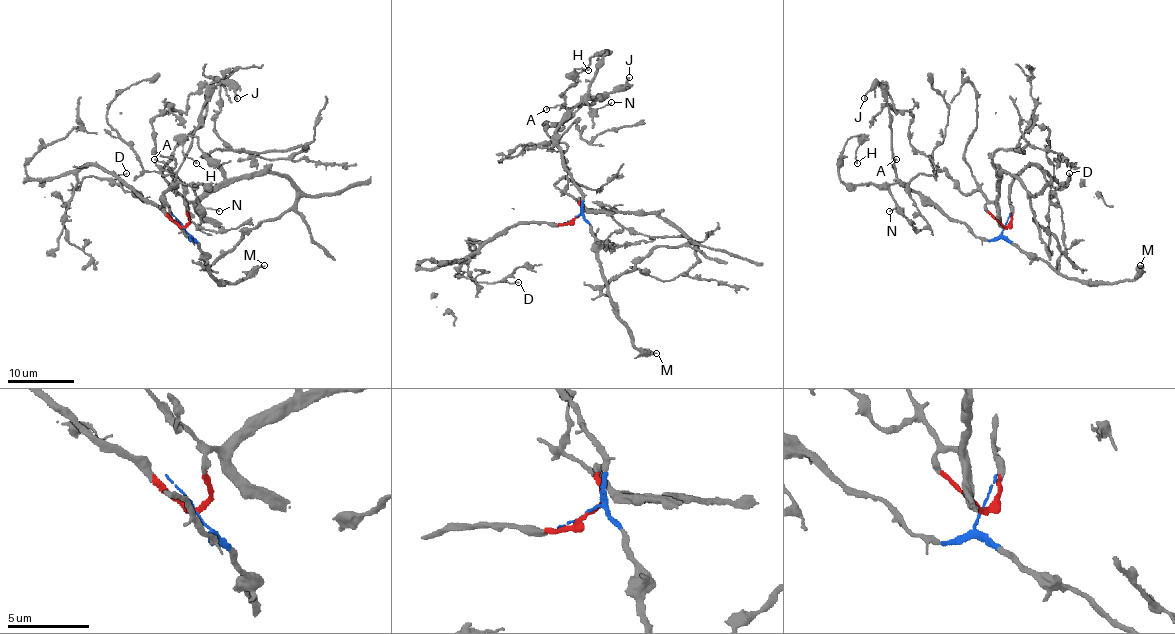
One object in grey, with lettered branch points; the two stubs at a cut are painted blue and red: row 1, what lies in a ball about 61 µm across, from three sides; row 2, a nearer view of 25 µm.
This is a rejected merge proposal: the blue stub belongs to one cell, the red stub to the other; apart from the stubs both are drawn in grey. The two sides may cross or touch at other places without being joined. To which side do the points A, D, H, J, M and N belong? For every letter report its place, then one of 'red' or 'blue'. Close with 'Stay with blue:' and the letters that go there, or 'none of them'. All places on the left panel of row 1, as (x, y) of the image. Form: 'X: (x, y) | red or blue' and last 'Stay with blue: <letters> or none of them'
A: (154, 159) | blue
D: (126, 173) | red
H: (196, 163) | blue
J: (237, 98) | blue
M: (264, 265) | blue
N: (219, 211) | blue
Stay with blue: A, H, J, M, N

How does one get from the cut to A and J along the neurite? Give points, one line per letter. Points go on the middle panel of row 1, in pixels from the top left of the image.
A: (575, 216), (582, 211), (582, 193), (570, 176), (557, 138), (557, 127), (567, 108), (555, 105), (547, 108)
J: (575, 216), (582, 211), (582, 193), (563, 161), (557, 127), (572, 107), (601, 100), (629, 77)

